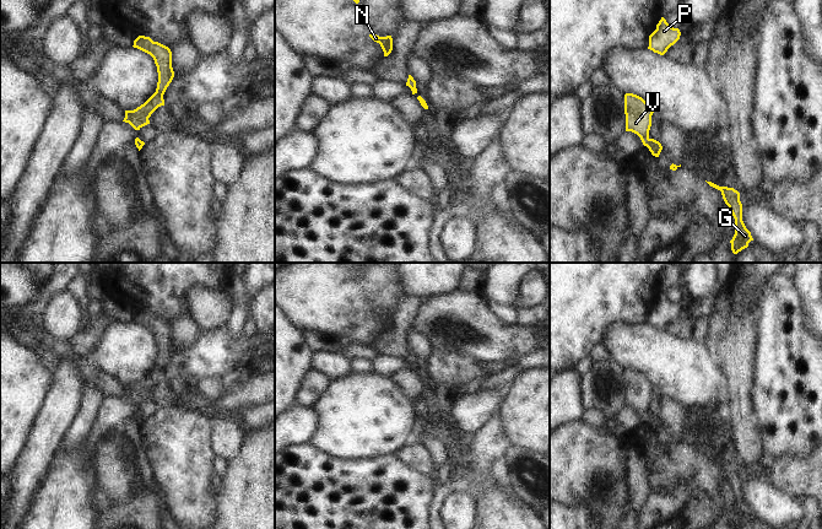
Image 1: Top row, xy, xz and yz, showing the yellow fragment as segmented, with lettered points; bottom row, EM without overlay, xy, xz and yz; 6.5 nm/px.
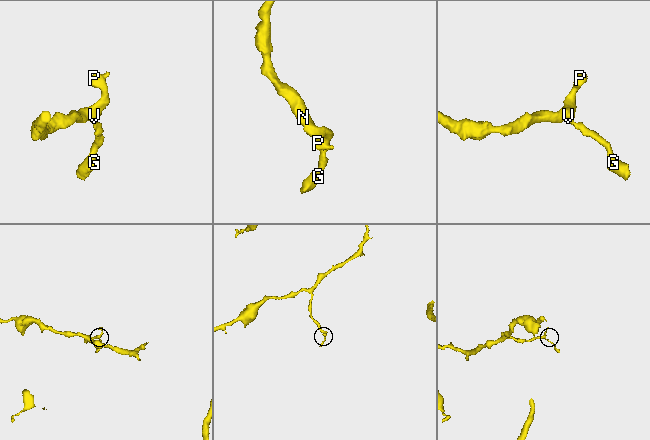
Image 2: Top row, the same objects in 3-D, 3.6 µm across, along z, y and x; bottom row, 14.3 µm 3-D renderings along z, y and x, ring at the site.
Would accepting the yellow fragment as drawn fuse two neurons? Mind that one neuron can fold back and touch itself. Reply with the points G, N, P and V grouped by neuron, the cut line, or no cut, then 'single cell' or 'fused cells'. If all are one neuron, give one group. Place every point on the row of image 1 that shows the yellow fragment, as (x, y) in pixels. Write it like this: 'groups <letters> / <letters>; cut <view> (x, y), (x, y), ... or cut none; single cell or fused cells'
groups G N P V; cut none; single cell

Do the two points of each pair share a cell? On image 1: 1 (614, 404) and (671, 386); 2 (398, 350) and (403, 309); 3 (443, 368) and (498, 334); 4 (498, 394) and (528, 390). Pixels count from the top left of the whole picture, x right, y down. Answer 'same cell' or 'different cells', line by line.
1: different cells
2: same cell
3: different cells
4: different cells

